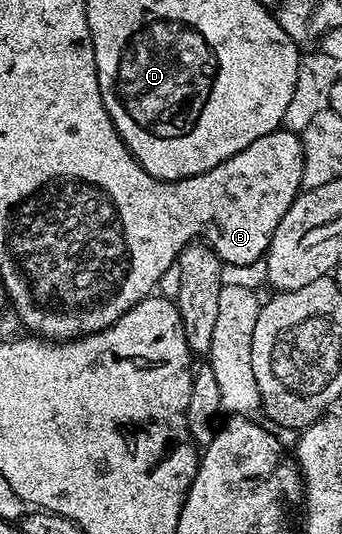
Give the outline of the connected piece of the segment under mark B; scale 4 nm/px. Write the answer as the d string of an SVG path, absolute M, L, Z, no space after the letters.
M286 129L272 131L270 135L259 137L247 145L230 159L224 159L209 171L187 177L187 187L199 192L189 199L180 199L177 207L171 207L171 231L177 231L178 237L184 237L188 243L200 237L208 246L213 248L222 264L225 265L251 265L262 262L263 256L269 249L269 242L279 225L283 221L283 213L291 209L299 192L302 190L301 177L303 175L303 149L301 148L300 134L293 135Z

